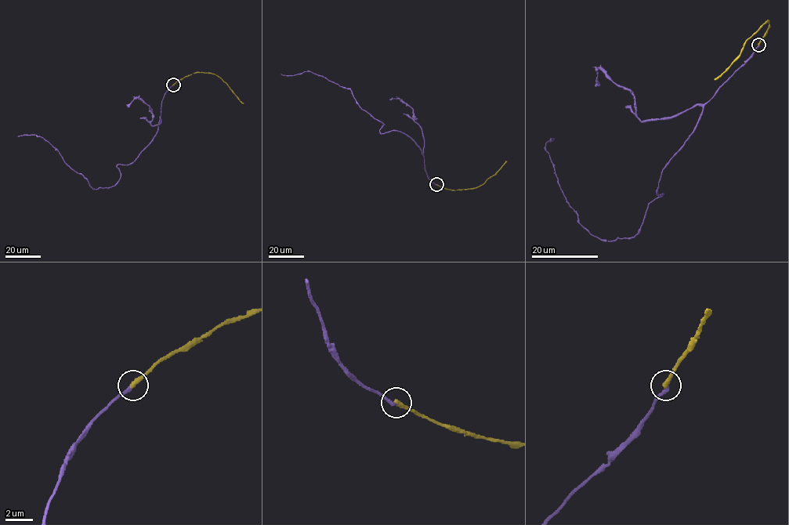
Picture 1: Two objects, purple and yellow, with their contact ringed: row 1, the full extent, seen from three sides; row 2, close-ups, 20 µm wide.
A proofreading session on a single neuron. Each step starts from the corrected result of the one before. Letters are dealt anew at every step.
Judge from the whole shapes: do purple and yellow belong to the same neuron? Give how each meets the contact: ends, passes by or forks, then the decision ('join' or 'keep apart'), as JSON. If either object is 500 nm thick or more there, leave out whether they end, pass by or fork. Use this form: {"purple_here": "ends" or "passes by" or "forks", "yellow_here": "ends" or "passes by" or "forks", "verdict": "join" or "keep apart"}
{"purple_here": "ends", "yellow_here": "ends", "verdict": "keep apart"}

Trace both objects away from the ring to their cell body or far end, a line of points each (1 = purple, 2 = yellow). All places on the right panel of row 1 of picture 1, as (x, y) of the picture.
1: (758, 45), (705, 104), (631, 237), (602, 240), (579, 222), (546, 150), (551, 141)
2: (758, 44), (768, 29), (769, 24), (767, 21), (747, 40), (738, 58), (714, 79)

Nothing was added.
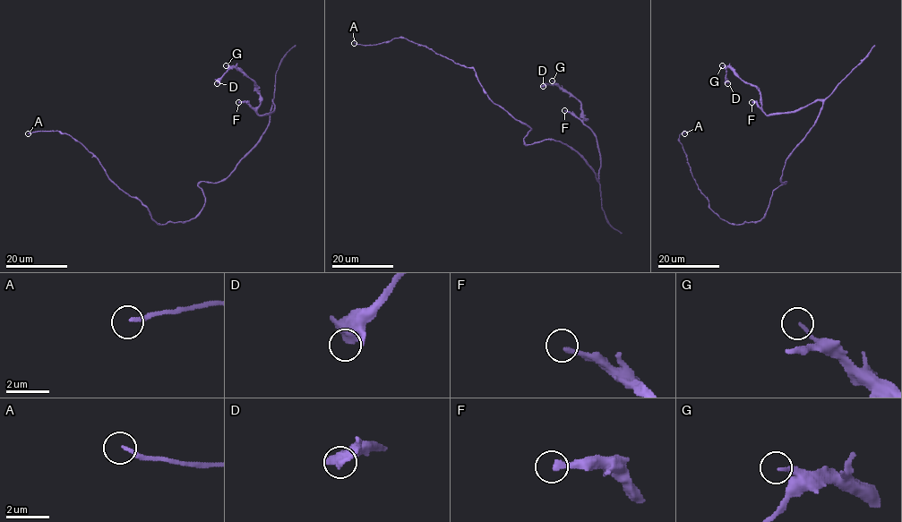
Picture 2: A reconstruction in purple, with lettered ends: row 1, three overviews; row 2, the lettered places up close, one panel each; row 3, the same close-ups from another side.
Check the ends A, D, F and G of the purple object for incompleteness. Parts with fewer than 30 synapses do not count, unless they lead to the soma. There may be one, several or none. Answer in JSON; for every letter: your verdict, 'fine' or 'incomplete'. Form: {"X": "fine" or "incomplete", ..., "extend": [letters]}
{"A": "fine", "D": "fine", "F": "incomplete", "G": "fine", "extend": ["F"]}

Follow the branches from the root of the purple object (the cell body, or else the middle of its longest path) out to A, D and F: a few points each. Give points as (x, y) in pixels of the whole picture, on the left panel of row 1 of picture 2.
A: (202, 182), (198, 185), (204, 203), (193, 218), (158, 224), (71, 136), (56, 131), (28, 133)
D: (202, 182), (230, 174), (266, 130), (272, 100), (274, 109), (257, 113), (256, 83), (235, 67), (217, 83)
F: (202, 182), (223, 181), (261, 138), (269, 124), (272, 100), (273, 110), (263, 115), (245, 102), (238, 102)

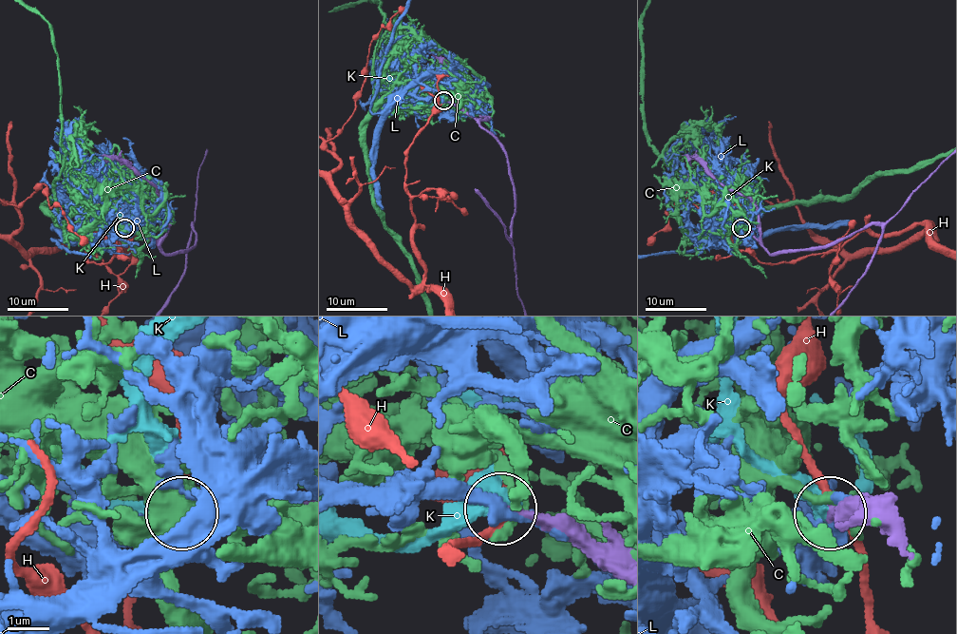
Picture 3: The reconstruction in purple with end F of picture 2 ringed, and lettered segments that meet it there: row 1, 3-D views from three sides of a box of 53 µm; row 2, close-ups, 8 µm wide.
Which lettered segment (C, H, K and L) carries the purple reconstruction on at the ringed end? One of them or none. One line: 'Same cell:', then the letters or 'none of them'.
Same cell: none of them

